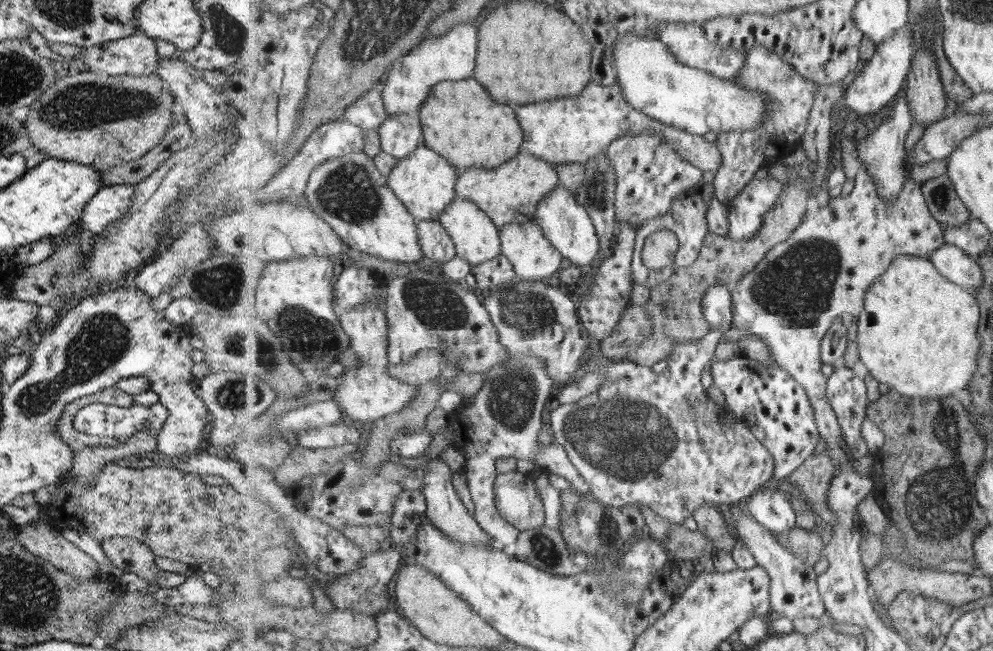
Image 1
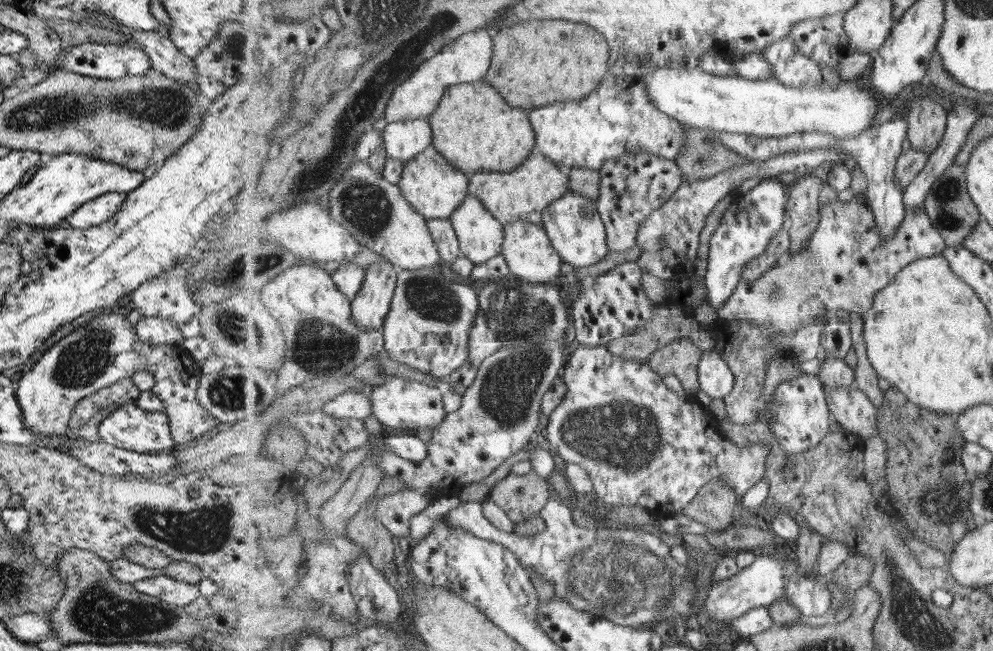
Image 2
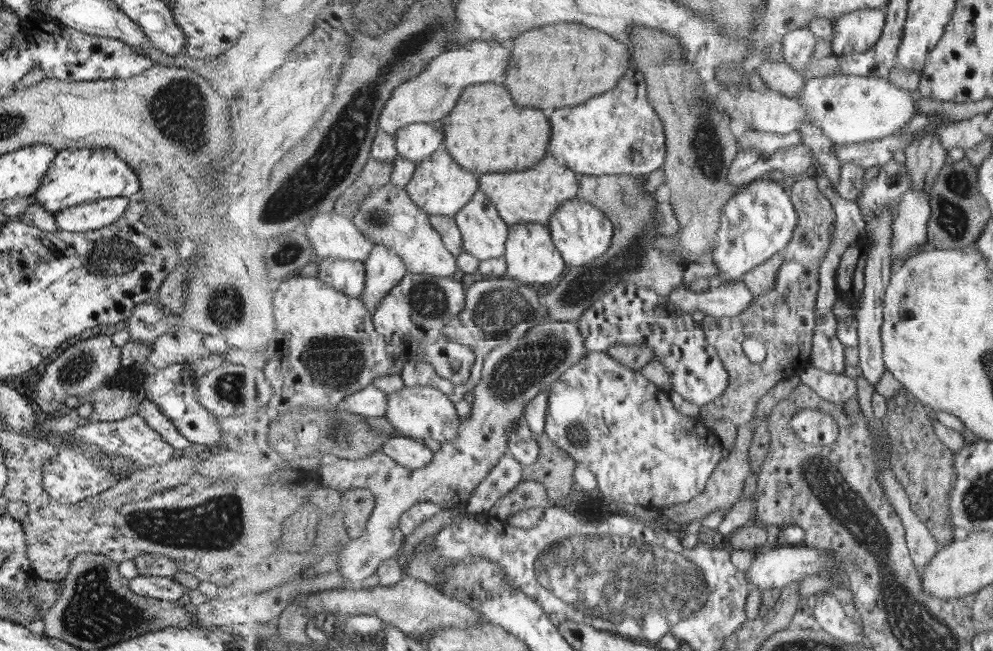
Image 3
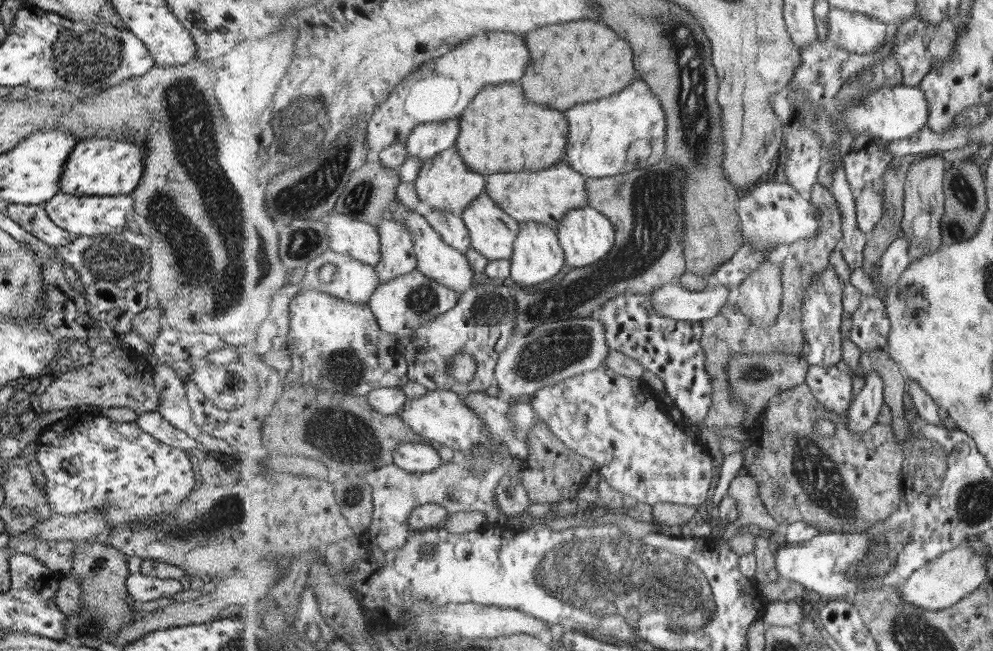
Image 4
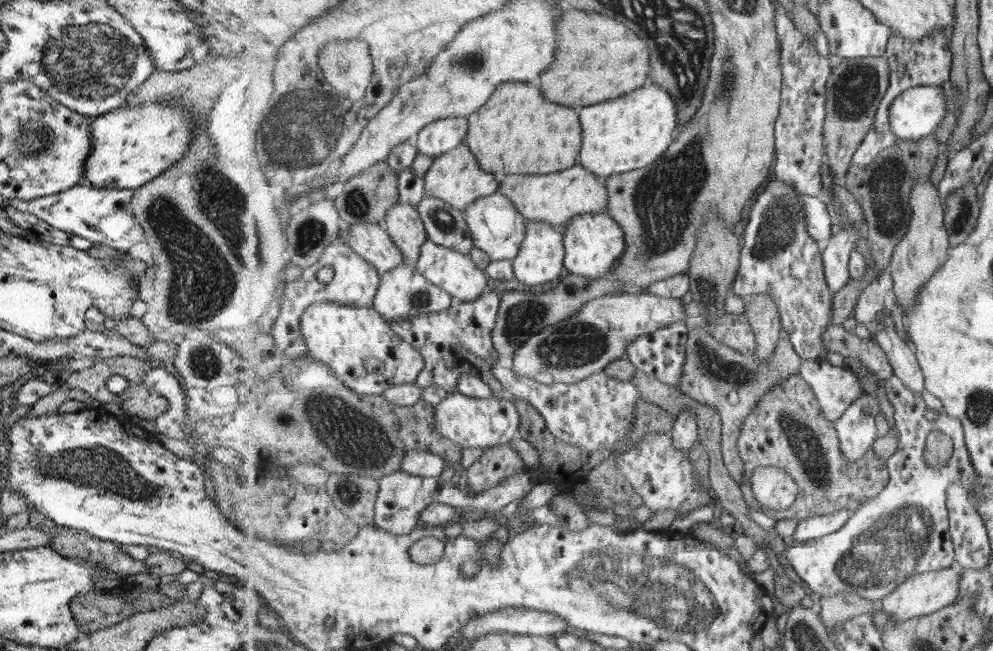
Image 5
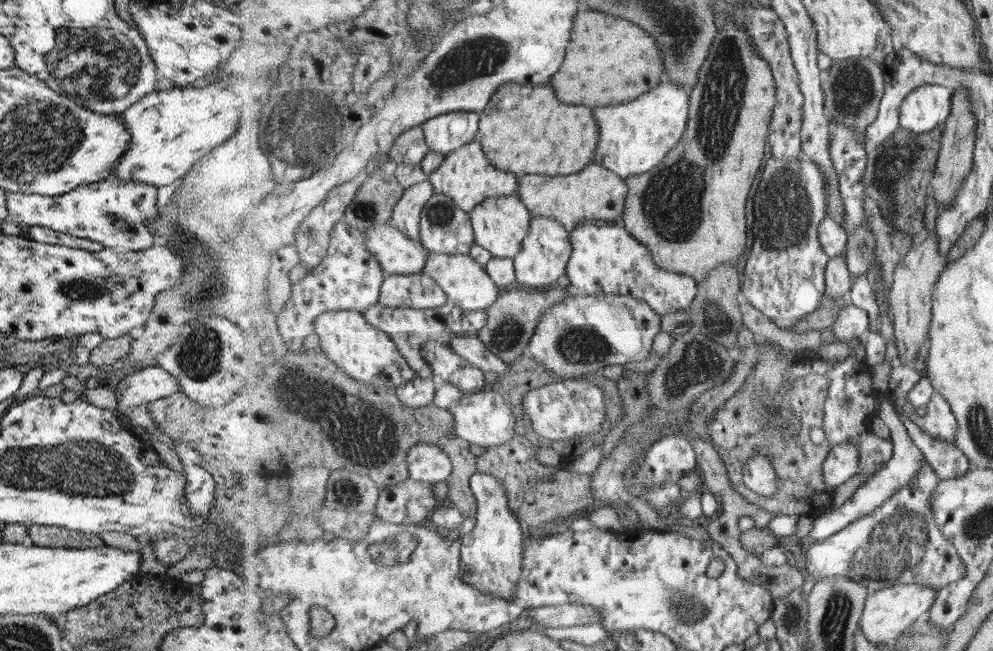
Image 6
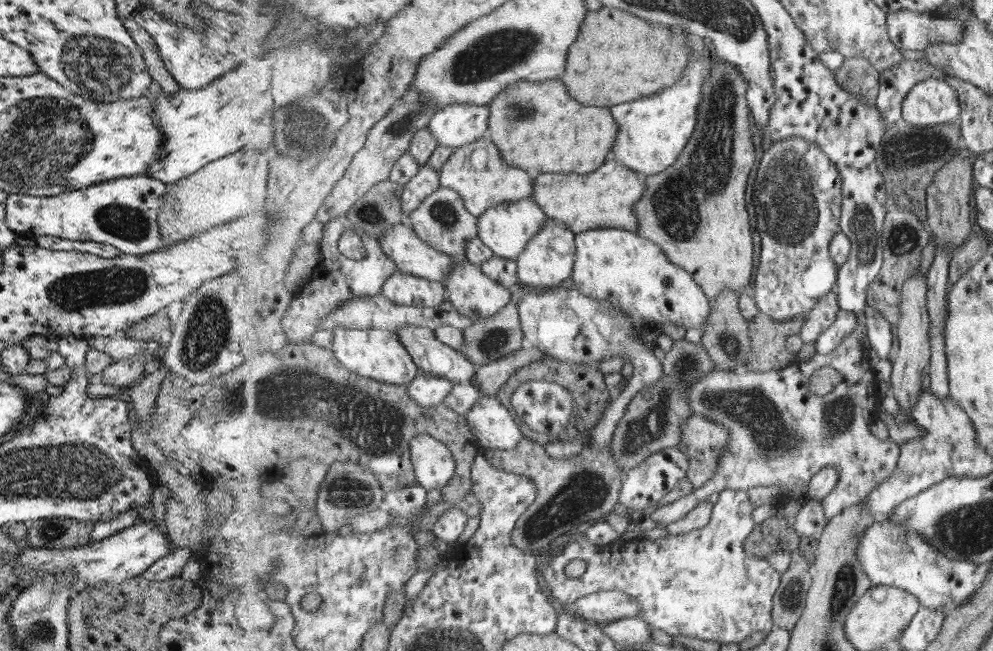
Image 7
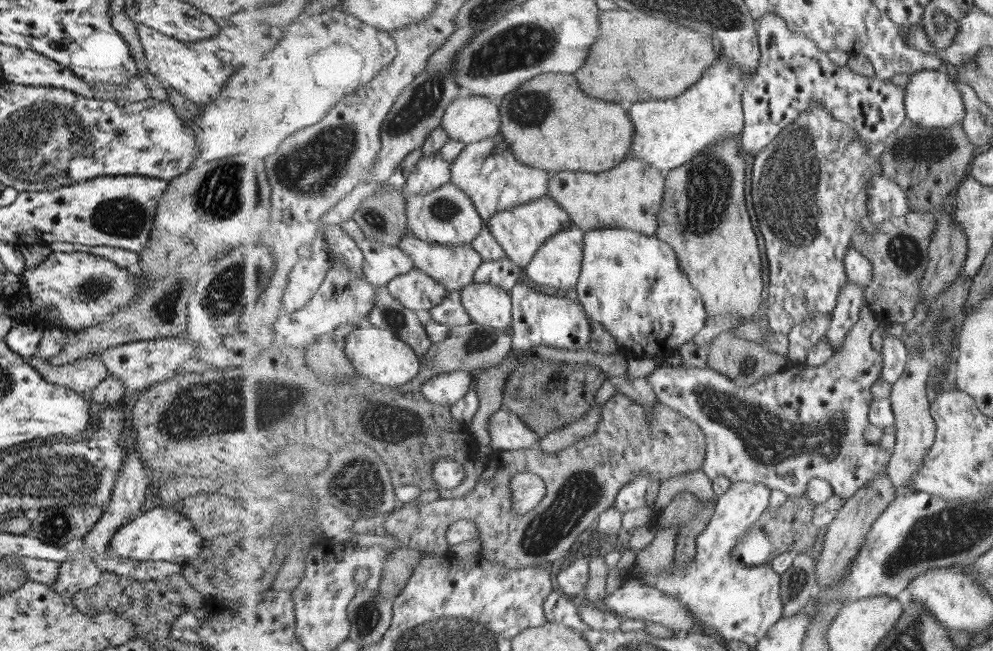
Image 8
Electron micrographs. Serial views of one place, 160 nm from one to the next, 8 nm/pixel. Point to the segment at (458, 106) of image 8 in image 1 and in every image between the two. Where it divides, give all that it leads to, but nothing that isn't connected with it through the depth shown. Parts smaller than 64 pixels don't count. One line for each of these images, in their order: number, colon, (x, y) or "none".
1: (401, 134)
2: (405, 140)
3: (415, 142)
4: (427, 141)
5: (444, 135)
6: (446, 133)
7: (458, 125)

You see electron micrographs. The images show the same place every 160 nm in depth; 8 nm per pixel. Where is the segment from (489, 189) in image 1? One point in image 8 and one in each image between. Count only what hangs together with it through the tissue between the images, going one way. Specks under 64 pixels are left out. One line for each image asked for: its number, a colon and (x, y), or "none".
2: (523, 194)
3: (532, 196)
4: (546, 196)
5: (556, 198)
6: (596, 193)
7: (607, 198)
8: (629, 196)

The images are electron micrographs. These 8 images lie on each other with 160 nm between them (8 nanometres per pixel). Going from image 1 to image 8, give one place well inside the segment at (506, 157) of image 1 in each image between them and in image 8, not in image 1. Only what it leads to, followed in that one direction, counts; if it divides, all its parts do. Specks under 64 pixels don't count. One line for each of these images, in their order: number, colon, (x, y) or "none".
2: (475, 129)
3: (487, 132)
4: (501, 132)
5: (518, 132)
6: (525, 130)
7: (539, 128)
8: (581, 134)

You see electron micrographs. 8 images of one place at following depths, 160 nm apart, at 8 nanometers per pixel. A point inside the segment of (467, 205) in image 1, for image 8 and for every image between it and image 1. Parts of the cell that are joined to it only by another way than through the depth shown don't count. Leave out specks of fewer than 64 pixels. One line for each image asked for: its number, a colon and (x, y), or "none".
2: (481, 235)
3: (485, 233)
4: (494, 232)
5: (498, 228)
6: (501, 224)
7: (506, 228)
8: (521, 231)

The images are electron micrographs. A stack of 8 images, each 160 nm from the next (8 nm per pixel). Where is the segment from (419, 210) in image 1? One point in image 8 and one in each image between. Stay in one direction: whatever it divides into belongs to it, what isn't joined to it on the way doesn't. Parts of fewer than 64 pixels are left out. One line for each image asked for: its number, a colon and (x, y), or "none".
2: (436, 188)
3: (441, 186)
4: (446, 183)
5: (456, 177)
6: (466, 174)
7: (477, 172)
8: (489, 171)

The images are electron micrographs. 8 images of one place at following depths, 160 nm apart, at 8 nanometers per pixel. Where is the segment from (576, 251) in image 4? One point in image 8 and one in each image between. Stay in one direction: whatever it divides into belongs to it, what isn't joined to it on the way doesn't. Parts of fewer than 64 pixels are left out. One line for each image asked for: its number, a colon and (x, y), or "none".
5: (594, 242)
6: (606, 258)
7: (621, 267)
8: (633, 284)

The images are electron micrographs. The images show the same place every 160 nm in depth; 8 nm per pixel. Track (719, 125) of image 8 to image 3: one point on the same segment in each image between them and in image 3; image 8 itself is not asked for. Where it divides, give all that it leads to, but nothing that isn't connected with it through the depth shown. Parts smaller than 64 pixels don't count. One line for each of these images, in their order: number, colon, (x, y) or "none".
3: (620, 133)
4: (613, 136)
5: (620, 136)
6: (636, 137)
7: (654, 131)

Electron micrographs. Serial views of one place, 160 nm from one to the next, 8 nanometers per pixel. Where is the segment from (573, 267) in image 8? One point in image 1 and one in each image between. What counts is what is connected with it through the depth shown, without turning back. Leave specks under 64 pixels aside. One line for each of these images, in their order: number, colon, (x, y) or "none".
1: (534, 257)
2: (530, 254)
3: (532, 256)
4: (539, 256)
5: (541, 258)
6: (546, 251)
7: (549, 259)

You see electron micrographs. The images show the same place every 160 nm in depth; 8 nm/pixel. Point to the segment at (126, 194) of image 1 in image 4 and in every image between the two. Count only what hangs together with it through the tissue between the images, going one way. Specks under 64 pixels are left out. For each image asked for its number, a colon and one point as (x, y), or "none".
2: (100, 209)
3: (96, 214)
4: (78, 215)

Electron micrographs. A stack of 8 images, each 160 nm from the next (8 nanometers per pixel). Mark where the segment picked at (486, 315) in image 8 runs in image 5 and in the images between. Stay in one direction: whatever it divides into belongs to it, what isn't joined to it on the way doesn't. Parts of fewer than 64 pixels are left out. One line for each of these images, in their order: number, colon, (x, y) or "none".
5: (456, 272)
6: (468, 285)
7: (476, 295)

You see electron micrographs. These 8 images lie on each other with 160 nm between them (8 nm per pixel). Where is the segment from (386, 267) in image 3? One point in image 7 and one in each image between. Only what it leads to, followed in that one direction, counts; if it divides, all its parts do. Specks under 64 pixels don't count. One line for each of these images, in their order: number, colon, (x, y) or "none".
4: (398, 258)
5: (404, 223)
6: (407, 214)
7: (428, 180)

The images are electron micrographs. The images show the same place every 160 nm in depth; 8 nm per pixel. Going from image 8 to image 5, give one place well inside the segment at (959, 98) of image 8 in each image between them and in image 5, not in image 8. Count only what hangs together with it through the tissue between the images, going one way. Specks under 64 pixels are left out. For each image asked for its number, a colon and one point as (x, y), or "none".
5: (917, 112)
6: (927, 107)
7: (933, 102)

